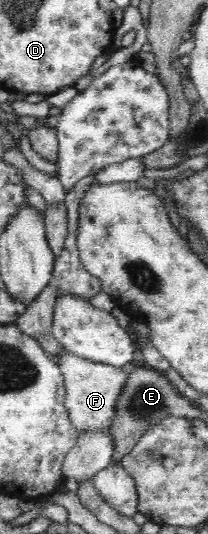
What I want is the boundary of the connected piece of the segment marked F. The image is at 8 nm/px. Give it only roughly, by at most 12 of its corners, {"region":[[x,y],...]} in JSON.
{"region":[[60,342],[63,405],[79,435],[109,431],[129,380]]}

